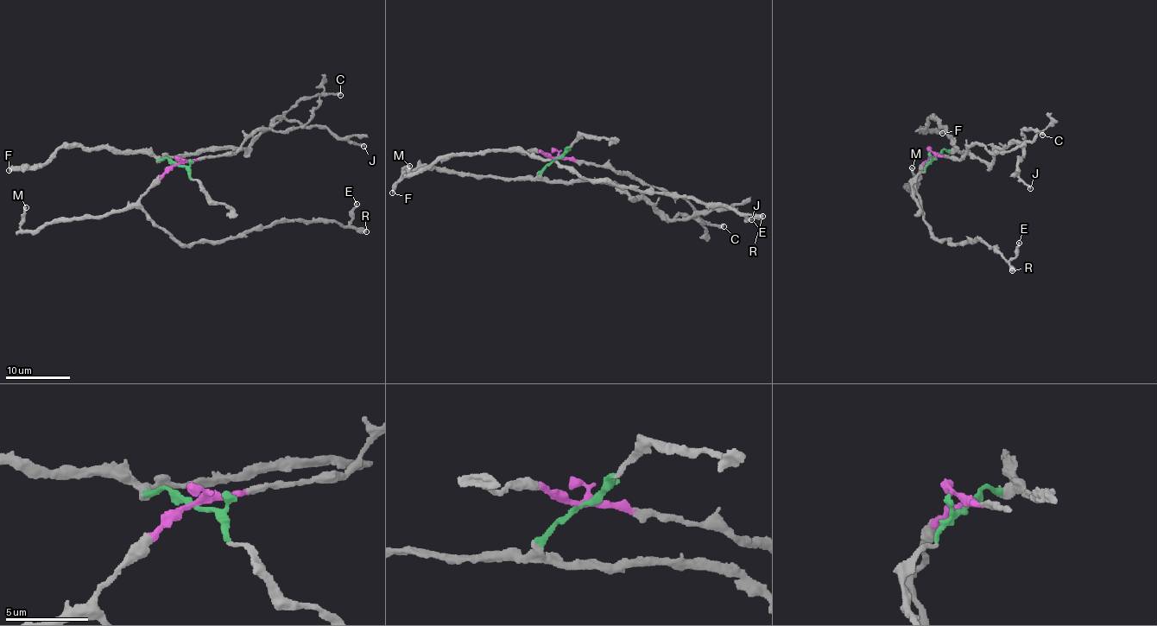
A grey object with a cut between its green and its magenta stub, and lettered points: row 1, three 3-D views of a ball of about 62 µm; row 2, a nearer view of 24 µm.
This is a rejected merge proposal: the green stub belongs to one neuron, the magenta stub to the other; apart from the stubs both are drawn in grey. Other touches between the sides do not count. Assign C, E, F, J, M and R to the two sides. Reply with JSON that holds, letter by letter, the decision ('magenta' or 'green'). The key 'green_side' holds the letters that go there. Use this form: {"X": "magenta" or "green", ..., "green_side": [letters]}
{"C": "green", "E": "magenta", "F": "green", "J": "green", "M": "magenta", "R": "magenta", "green_side": ["C", "F", "J"]}

